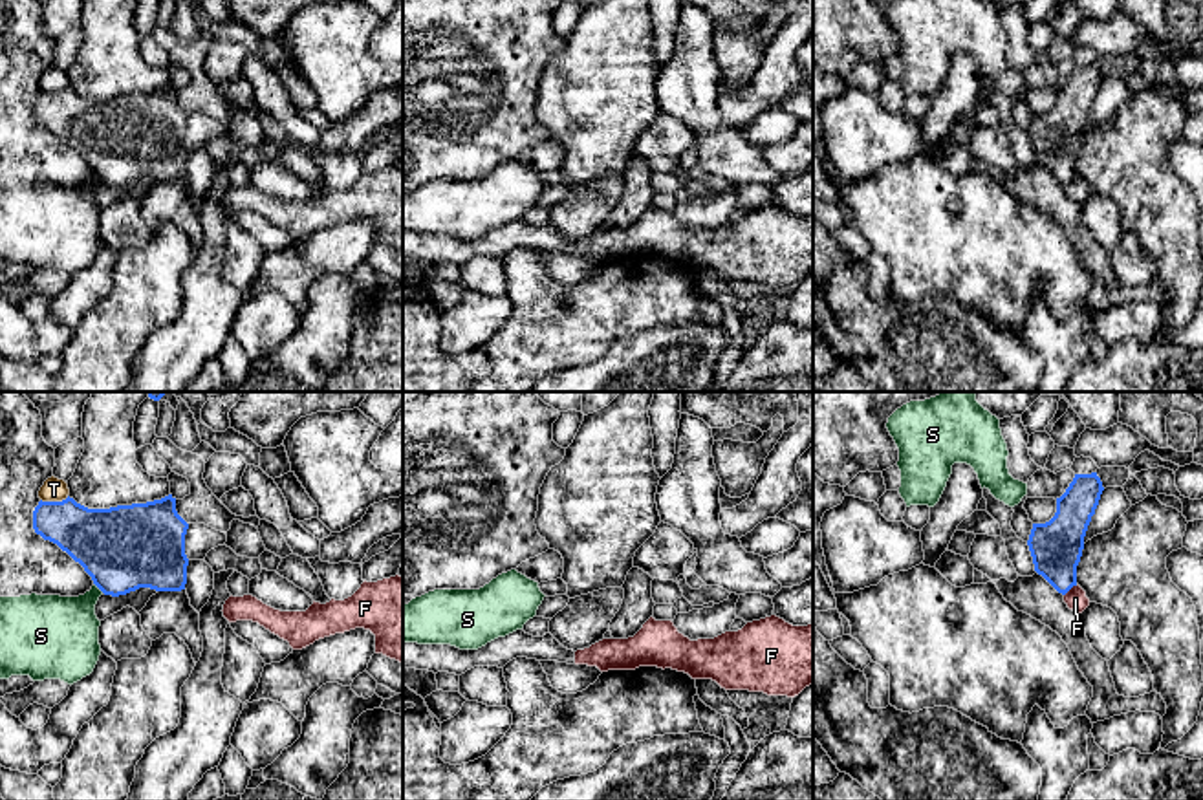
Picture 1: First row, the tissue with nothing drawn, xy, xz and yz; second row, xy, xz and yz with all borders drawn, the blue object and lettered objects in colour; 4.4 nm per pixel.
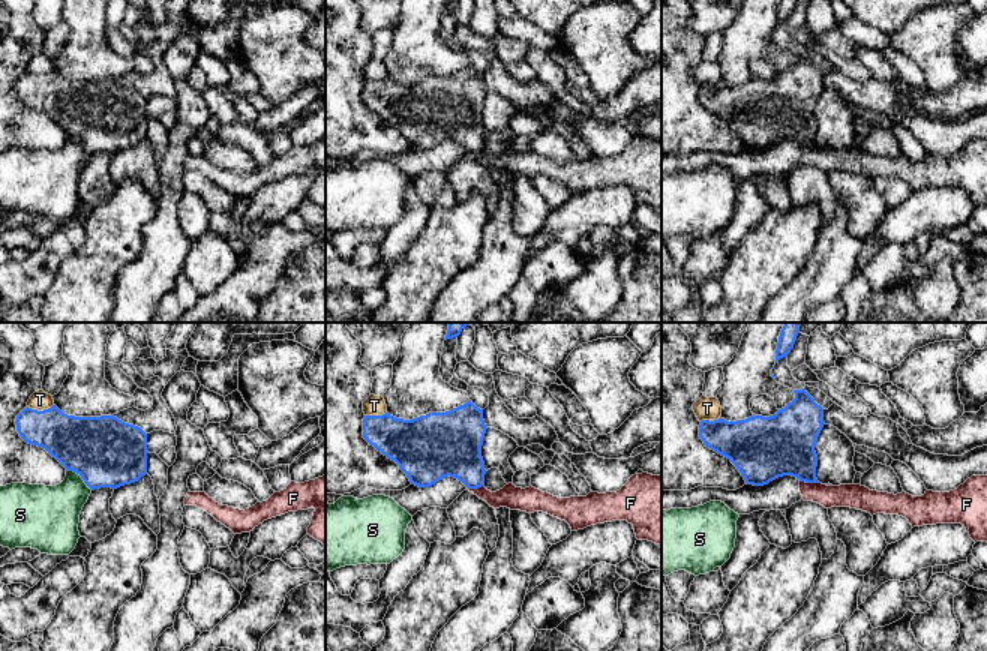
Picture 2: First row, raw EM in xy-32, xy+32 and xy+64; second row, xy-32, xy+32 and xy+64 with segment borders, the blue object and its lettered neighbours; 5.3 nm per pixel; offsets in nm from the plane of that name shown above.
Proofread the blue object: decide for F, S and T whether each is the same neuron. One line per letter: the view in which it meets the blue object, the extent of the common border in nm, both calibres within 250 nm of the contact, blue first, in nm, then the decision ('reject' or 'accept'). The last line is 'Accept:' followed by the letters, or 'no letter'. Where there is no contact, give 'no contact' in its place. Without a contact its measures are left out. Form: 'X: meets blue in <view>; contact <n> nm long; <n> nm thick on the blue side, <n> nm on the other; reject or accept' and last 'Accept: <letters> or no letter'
F: meets blue in yz; contact 80 nm long; 220 nm thick on the blue side, 90 nm on the other; reject
S: meets blue in xy; contact 60 nm long; 380 nm thick on the blue side, 320 nm on the other; reject
T: meets blue in xy; contact 130 nm long; 280 nm thick on the blue side, 110 nm on the other; reject
Accept: no letter

